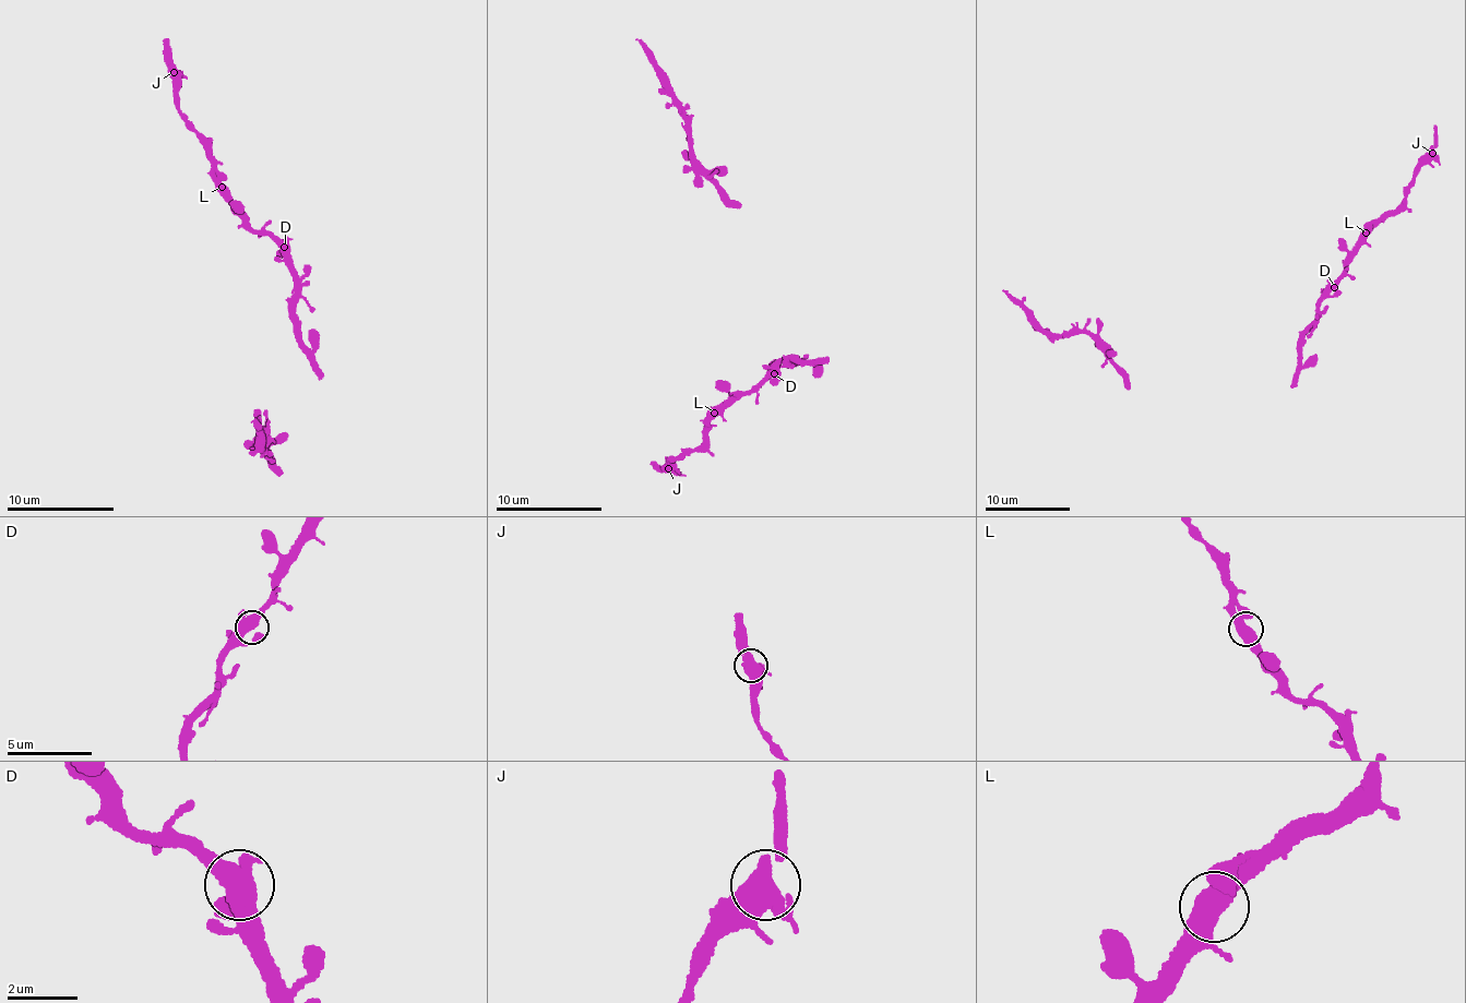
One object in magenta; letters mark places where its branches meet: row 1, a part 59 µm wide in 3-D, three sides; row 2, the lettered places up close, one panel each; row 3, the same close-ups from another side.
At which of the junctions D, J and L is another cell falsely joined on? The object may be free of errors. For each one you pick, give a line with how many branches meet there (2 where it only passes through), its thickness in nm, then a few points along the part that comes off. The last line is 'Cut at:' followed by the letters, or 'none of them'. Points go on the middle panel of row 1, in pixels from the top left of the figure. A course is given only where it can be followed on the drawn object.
Cut at: none of them

